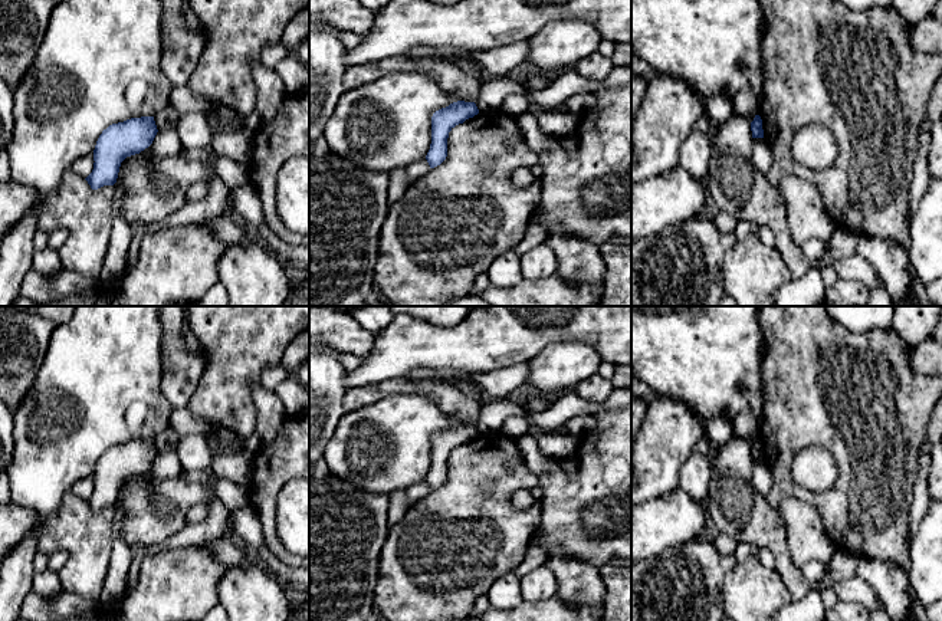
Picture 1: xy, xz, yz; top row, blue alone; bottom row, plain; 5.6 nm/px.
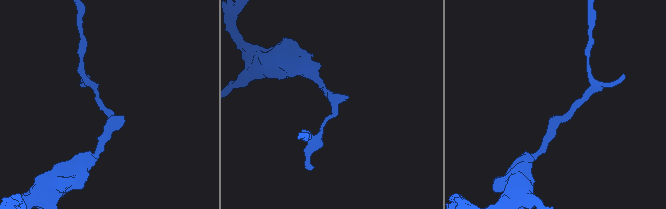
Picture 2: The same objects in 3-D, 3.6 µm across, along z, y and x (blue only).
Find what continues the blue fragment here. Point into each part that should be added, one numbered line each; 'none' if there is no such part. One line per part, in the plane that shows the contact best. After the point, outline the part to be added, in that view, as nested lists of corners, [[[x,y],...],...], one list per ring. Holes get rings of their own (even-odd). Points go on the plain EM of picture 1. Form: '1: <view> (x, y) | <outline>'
none

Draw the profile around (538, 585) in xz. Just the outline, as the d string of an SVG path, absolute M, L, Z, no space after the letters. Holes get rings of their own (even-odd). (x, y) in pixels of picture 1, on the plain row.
M548 565L538 566L521 579L521 595L526 602L539 602L557 595L557 579Z

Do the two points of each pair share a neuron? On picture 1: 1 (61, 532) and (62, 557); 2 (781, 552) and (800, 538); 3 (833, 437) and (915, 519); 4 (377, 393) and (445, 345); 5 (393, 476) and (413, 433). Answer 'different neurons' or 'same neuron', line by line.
1: different neurons
2: different neurons
3: different neurons
4: different neurons
5: same neuron

